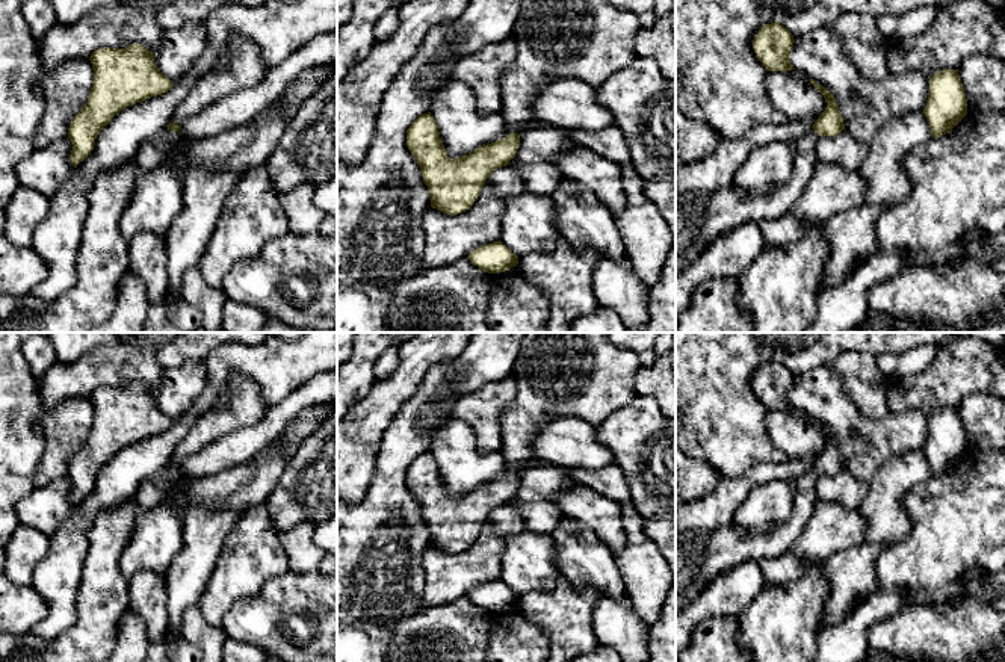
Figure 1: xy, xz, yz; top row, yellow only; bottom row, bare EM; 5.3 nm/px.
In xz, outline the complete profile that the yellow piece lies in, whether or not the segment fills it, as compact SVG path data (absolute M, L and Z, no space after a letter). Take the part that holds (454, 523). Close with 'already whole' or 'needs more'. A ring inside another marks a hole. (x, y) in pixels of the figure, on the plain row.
M431 450L420 453L407 469L407 485L420 503L429 527L431 546L447 553L468 549L493 509L506 505L520 485L520 472L546 464L537 458L502 472L500 478L449 497Z; needs more

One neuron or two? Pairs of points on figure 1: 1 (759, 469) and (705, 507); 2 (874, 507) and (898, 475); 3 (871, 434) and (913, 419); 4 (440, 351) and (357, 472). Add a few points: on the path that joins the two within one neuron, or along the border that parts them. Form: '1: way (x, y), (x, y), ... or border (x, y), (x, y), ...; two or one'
1: way (745, 482), (718, 505); one
2: way (881, 499), (892, 482); one
3: way (881, 434), (896, 434), (902, 429); one
4: way (408, 378), (366, 420), (357, 440); one

